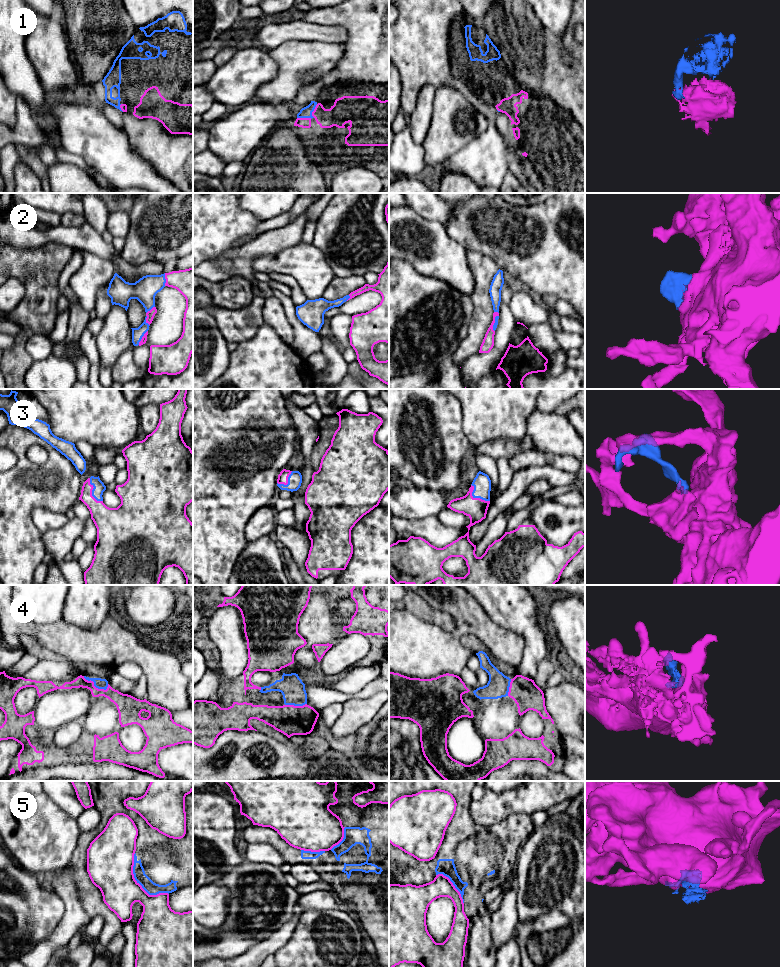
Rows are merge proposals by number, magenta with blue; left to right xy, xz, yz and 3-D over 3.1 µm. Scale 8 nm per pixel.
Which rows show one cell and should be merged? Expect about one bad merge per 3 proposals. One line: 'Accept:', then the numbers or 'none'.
Accept: 1, 2, 3, 4

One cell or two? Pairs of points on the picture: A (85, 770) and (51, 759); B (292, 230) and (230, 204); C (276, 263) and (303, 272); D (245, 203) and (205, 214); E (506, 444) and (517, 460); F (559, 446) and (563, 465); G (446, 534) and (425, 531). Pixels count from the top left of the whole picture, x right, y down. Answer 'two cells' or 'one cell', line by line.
A: two cells
B: two cells
C: one cell
D: two cells
E: two cells
F: two cells
G: one cell

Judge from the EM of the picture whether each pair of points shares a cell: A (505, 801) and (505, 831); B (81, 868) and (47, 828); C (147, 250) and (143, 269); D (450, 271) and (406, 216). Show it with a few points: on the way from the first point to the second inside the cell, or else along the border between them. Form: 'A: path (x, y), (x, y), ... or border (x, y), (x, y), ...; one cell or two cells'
A: border (528, 813), (510, 813), (499, 822); two cells
B: border (76, 848), (70, 861), (54, 872); two cells
C: border (122, 256), (134, 264), (150, 261), (163, 263); two cells
D: path (439, 255), (432, 232), (422, 224); one cell

